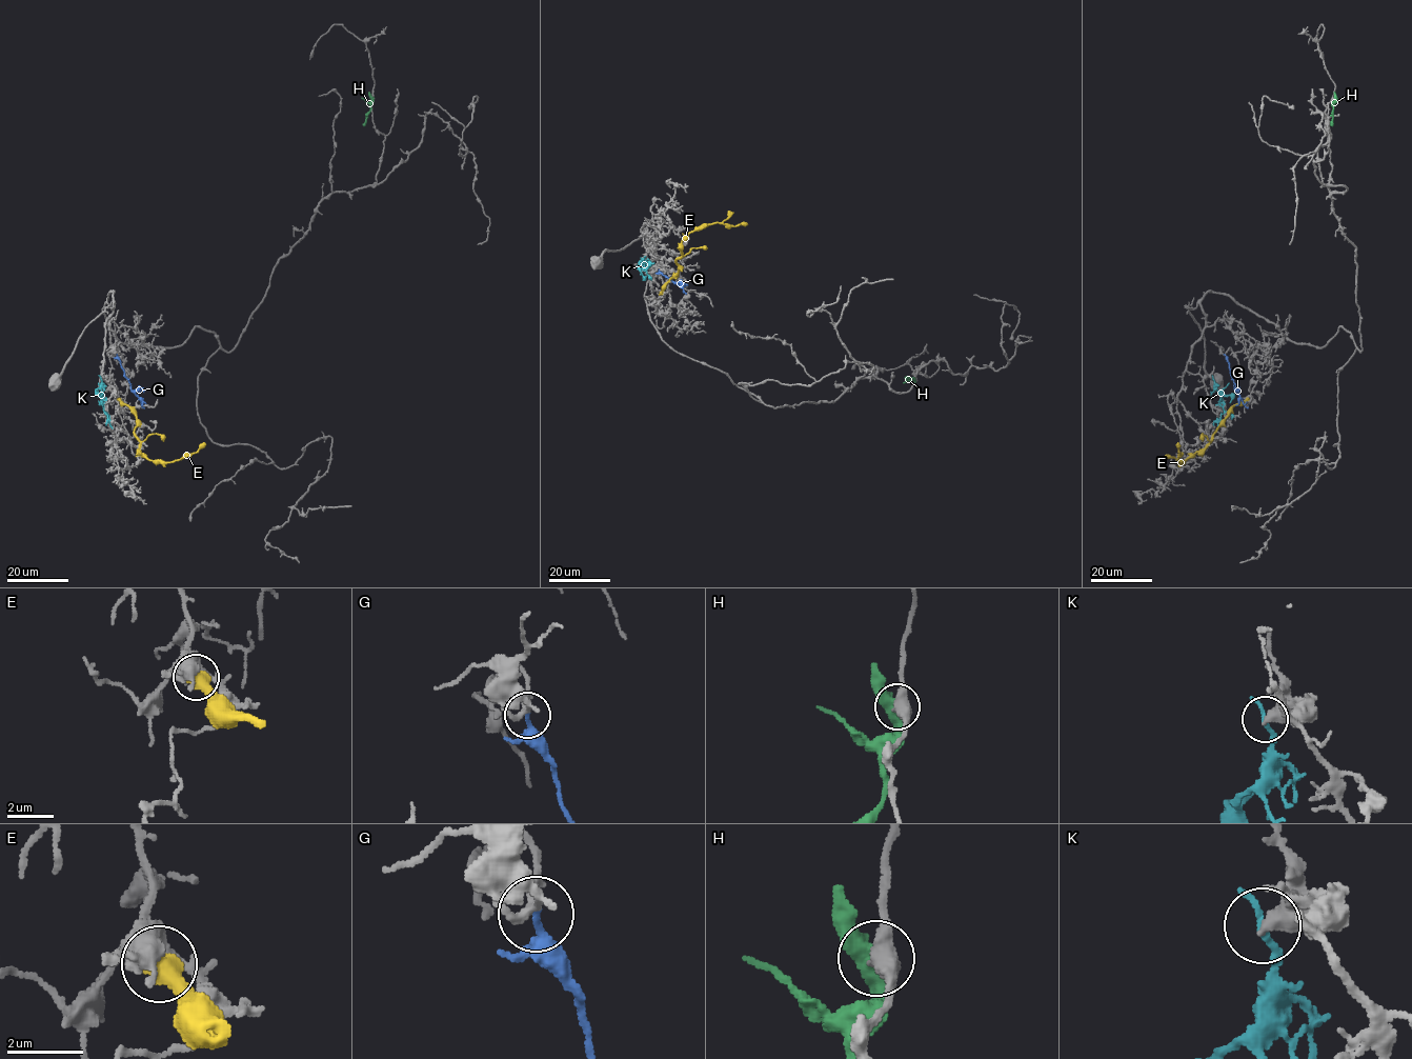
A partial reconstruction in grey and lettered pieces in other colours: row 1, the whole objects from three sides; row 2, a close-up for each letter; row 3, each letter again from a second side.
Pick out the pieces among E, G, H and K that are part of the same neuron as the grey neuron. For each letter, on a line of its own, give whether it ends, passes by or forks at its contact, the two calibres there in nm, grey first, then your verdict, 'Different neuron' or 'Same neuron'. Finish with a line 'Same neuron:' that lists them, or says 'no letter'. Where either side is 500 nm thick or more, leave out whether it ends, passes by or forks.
E: Thickness 460 nm (grey) against 600 nm. Different neuron
G: It ends there. Thickness 240 nm (grey) against 220 nm. Same neuron
H: Thickness 420 nm (grey) against 500 nm. Different neuron
K: Thickness 500 nm (grey) against 220 nm. Different neuron
Same neuron: G

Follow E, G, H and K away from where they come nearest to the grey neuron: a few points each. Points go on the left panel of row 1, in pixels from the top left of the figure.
E: (118, 399), (136, 417), (135, 434), (140, 442), (140, 452), (148, 460), (175, 461), (195, 453), (205, 443)
G: (117, 354), (132, 391), (144, 408)
H: (372, 98), (363, 125)
K: (100, 378), (97, 392), (112, 428)

